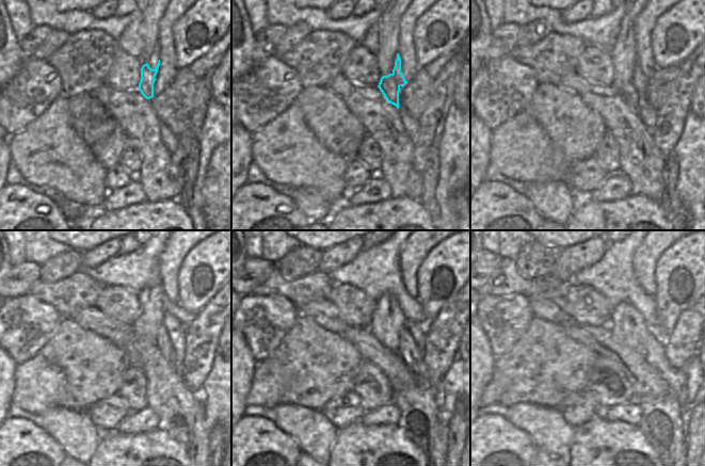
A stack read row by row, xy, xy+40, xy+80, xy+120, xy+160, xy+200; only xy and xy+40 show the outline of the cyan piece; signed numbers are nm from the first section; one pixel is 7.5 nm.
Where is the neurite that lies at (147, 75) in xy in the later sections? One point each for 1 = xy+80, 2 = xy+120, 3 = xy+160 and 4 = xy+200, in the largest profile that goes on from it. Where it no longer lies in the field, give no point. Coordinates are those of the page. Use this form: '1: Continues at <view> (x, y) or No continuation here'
1: Continues at xy+80 (633, 92)
2: Continues at xy+120 (162, 341)
3: Continues at xy+160 (407, 350)
4: Continues at xy+200 (653, 351).

